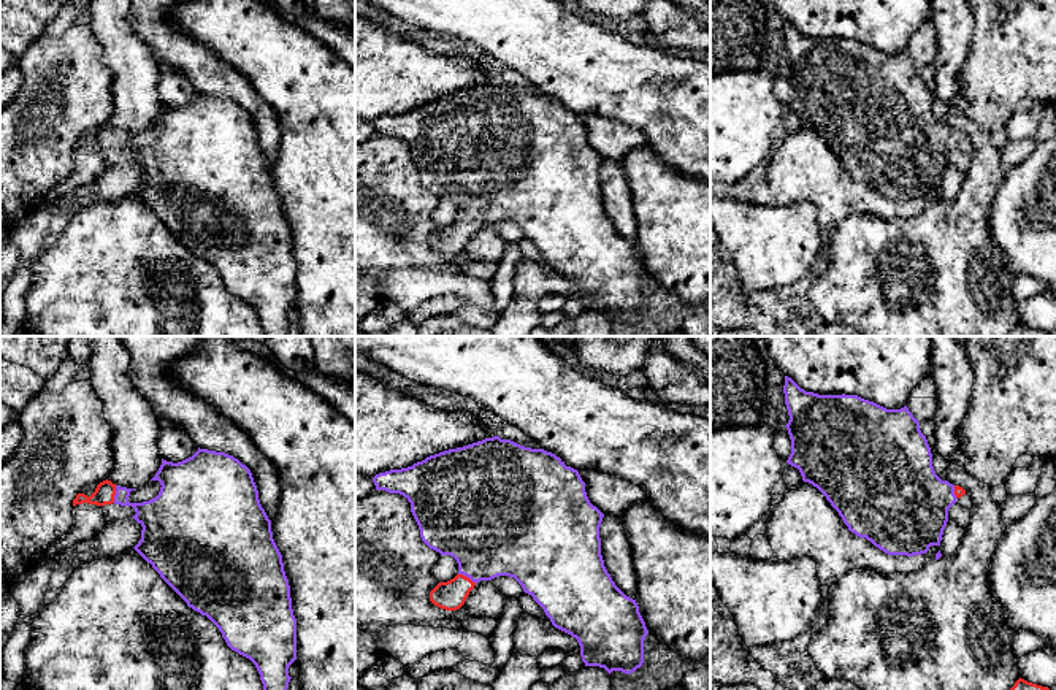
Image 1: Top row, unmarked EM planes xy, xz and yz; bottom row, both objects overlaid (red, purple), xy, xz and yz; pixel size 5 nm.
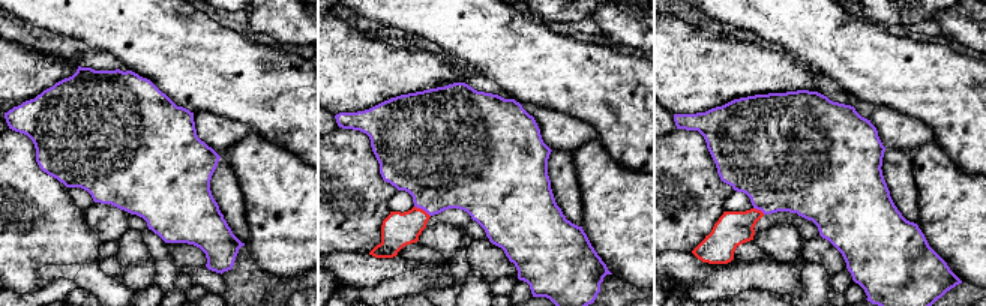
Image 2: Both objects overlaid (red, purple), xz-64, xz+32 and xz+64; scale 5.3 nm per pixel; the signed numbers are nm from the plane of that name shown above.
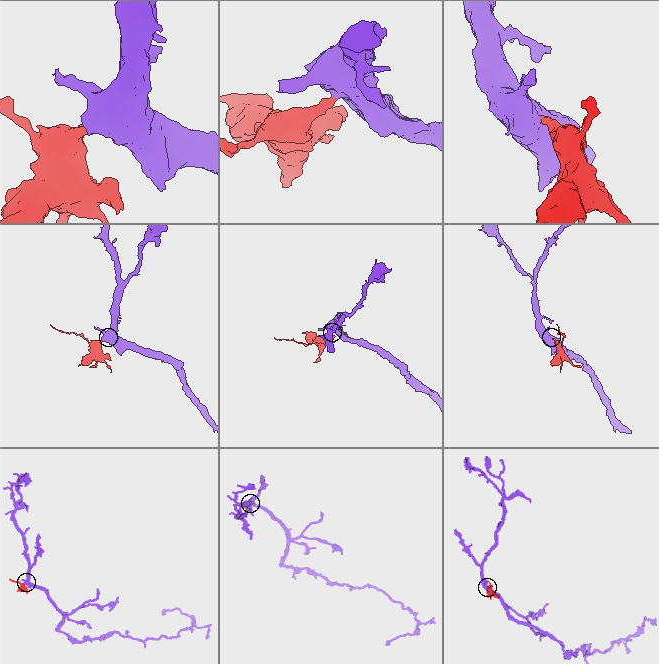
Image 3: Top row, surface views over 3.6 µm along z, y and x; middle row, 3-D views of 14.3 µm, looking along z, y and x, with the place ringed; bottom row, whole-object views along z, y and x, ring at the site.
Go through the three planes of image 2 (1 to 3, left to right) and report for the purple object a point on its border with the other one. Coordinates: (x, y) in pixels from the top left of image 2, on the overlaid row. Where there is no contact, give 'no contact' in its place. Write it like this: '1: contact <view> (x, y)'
1: no contact
2: contact xz+32 (420, 209)
3: contact xz+64 (760, 210)

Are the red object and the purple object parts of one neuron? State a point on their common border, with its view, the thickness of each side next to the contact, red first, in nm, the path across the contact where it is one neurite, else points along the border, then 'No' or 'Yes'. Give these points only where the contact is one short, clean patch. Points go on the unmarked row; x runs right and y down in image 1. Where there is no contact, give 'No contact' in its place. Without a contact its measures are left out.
Touches red at xz (468, 222). Thickness 150 nm (red) against 440 nm. Path across: xz (451, 240), (468, 222), (489, 178). Yes

